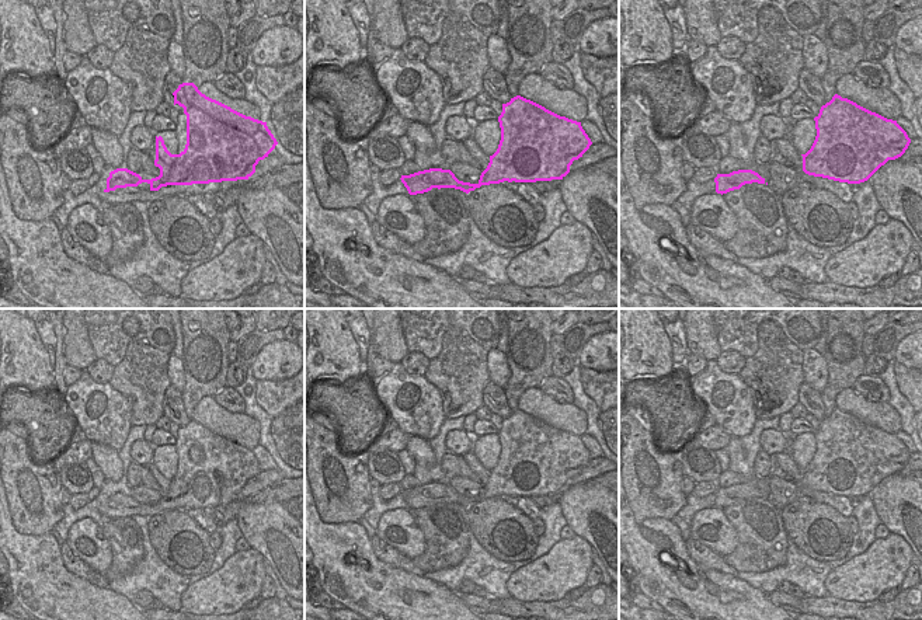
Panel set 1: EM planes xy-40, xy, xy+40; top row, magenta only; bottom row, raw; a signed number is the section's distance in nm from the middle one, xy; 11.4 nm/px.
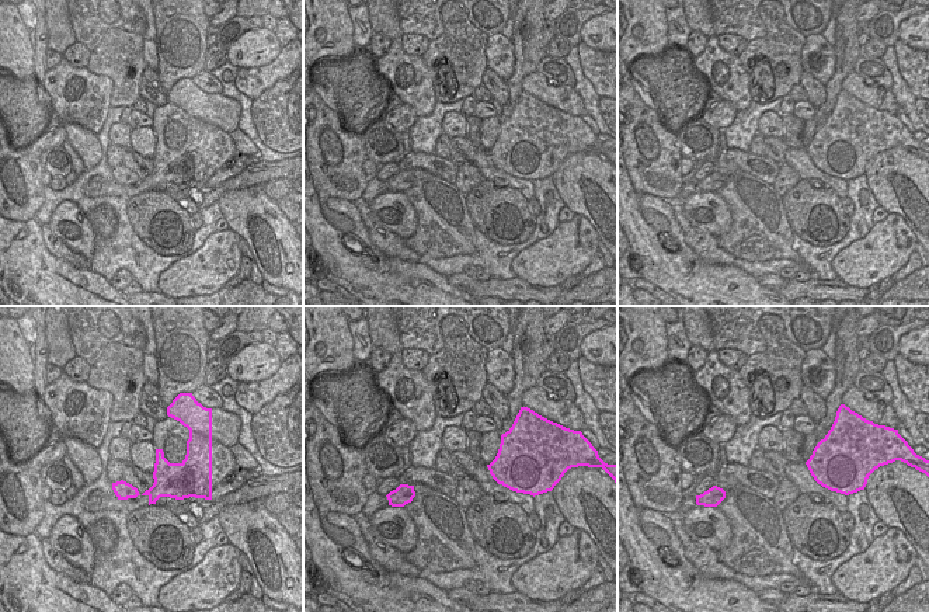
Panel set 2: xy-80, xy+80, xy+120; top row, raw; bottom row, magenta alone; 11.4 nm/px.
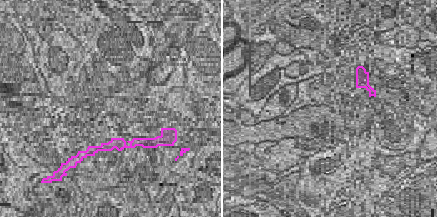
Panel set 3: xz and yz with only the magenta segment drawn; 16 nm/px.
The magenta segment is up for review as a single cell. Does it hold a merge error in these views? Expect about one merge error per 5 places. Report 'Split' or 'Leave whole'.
Leave whole

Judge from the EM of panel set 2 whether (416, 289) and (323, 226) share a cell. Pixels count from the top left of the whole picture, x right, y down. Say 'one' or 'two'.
one

